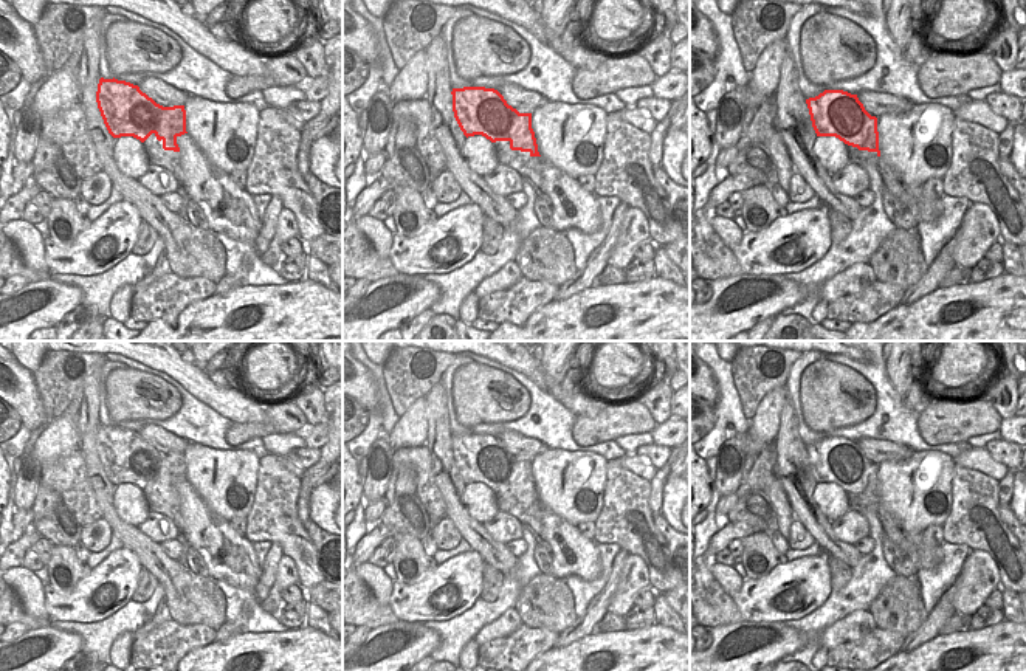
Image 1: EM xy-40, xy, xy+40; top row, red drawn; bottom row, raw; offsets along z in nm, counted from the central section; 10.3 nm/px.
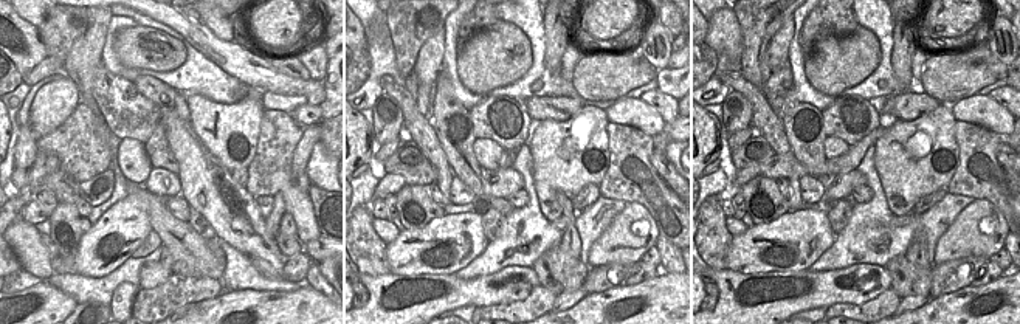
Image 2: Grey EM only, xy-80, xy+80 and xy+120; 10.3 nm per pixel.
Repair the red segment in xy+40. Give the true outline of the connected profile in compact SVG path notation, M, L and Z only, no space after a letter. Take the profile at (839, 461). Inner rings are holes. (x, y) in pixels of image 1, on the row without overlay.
M825 437L806 446L817 483L835 483L859 497L879 497L877 465L871 463L857 442L843 437Z

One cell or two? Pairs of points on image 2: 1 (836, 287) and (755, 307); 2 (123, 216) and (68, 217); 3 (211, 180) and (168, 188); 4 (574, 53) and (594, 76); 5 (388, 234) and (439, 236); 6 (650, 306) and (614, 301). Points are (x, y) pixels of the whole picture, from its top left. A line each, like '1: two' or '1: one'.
1: one
2: two
3: two
4: two
5: two
6: one

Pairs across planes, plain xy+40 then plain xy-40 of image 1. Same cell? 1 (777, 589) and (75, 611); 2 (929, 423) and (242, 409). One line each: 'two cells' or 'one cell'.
1: one cell
2: two cells

